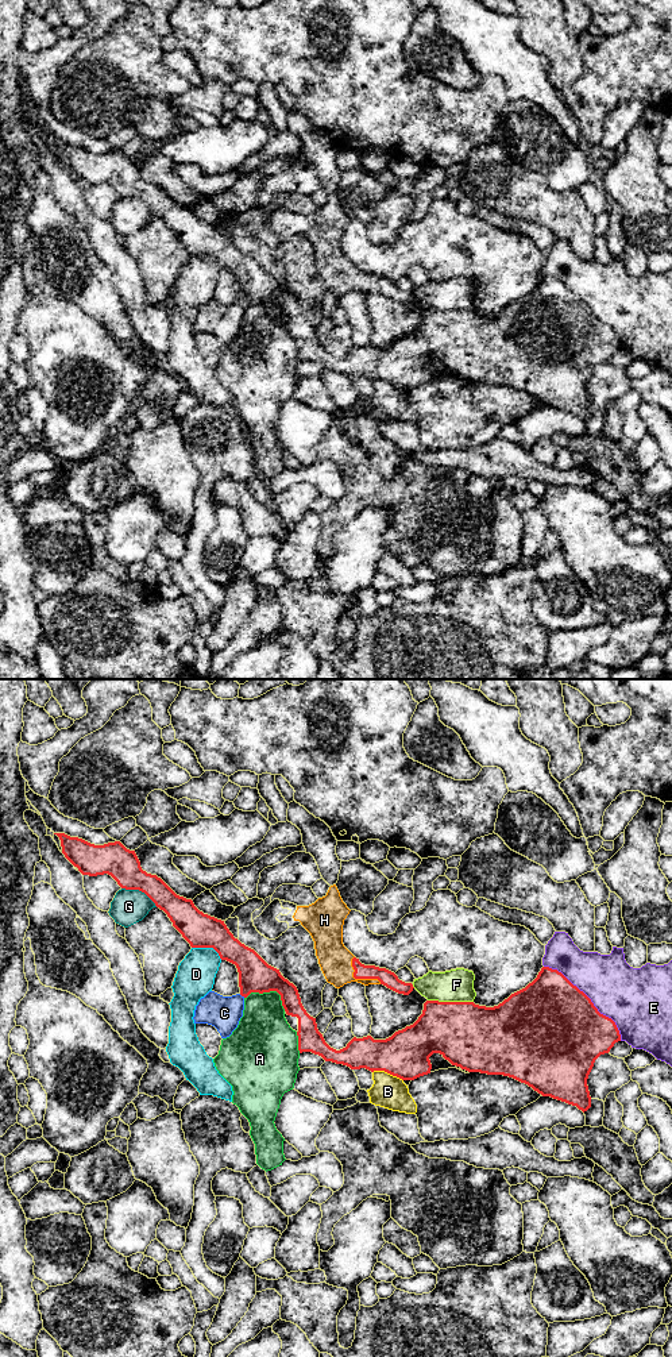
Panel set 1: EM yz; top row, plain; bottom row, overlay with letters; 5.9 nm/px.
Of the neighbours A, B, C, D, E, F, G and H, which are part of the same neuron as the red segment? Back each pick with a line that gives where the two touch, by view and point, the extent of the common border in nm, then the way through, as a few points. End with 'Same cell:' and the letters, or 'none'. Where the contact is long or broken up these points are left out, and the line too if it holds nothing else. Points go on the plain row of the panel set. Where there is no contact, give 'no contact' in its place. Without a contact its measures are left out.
H: meets red in yz at (359, 286); contact 240 nm long; runs through yz (386, 286), (359, 286), (335, 269)
Same cell: H

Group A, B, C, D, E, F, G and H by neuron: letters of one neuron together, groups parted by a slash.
A / B / C / D / E / F / G / H

